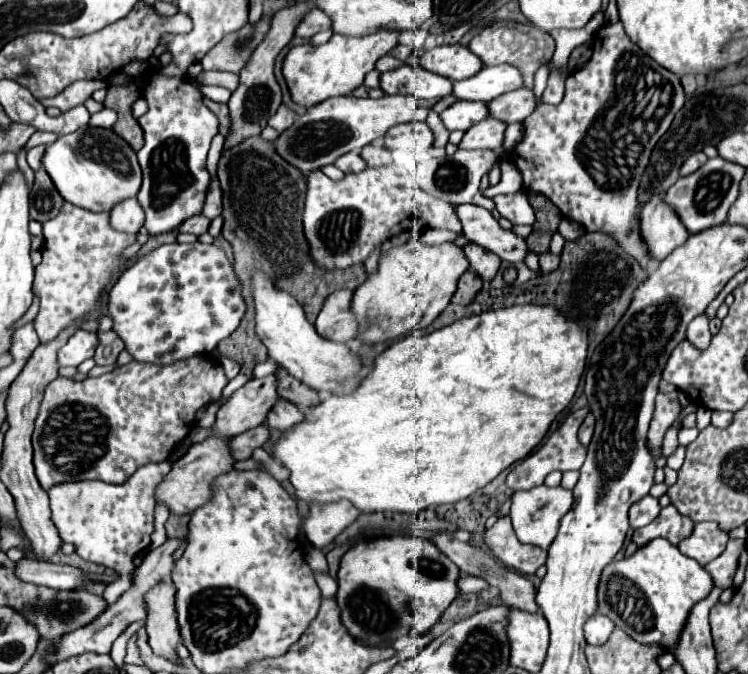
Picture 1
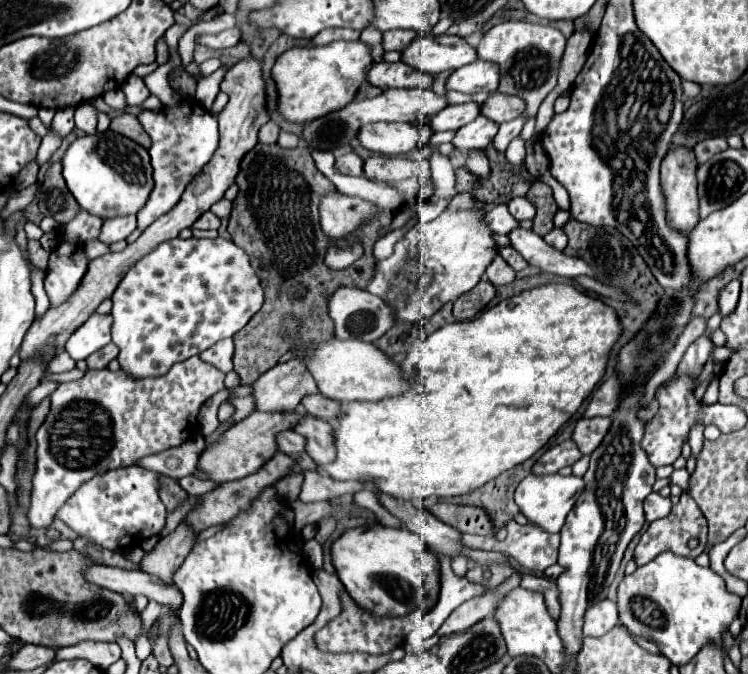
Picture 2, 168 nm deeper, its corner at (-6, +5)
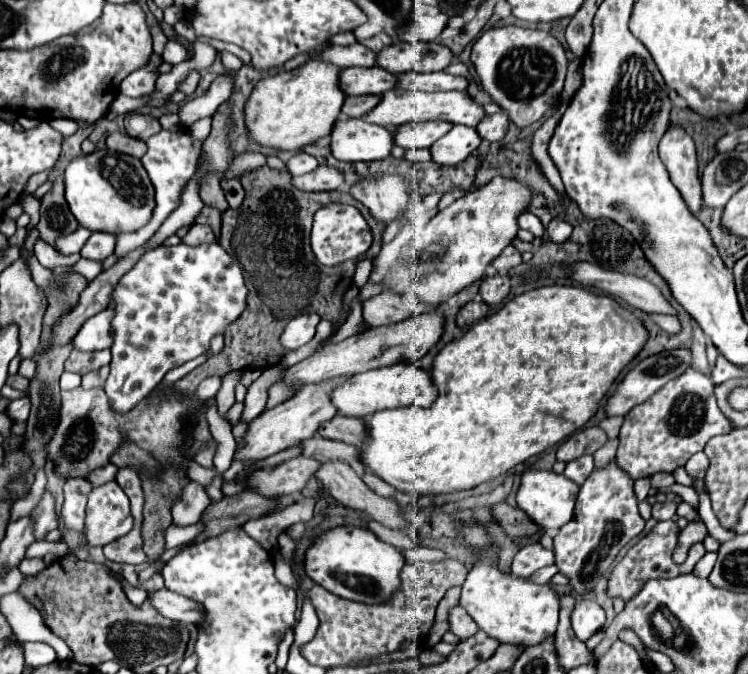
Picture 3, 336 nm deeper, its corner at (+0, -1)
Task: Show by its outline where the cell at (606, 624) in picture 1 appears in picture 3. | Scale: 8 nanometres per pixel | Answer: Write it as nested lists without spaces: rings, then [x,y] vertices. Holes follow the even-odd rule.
[[[577,600],[573,614],[571,614],[571,626],[579,640],[591,638],[601,626],[605,624],[605,612],[603,608],[593,600]]]

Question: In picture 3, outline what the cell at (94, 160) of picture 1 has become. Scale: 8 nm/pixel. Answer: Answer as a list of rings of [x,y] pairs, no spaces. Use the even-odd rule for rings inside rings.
[[[95,150],[89,156],[79,156],[67,166],[65,196],[77,222],[91,232],[109,232],[109,234],[135,232],[151,220],[153,208],[155,208],[155,190],[153,190],[153,184],[149,182],[149,176],[145,174],[145,168],[141,166],[141,160],[127,154],[109,152],[109,150]]]

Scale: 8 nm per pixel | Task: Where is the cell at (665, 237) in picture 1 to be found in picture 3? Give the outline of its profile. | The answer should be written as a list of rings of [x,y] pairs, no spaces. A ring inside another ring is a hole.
[[[669,122],[659,142],[659,156],[667,166],[671,182],[677,186],[687,206],[693,212],[699,212],[703,202],[701,202],[701,182],[697,176],[695,142],[683,130],[683,126]]]

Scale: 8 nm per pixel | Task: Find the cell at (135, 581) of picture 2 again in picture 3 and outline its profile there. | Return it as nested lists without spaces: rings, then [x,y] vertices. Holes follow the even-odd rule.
[[[157,590],[149,594],[153,606],[171,620],[177,620],[181,624],[201,624],[205,620],[205,610],[199,602],[185,598],[181,594],[169,592],[169,590]]]

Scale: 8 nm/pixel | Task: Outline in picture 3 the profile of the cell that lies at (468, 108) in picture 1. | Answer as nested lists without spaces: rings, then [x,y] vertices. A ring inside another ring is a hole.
[[[409,122],[399,126],[393,134],[393,142],[405,150],[409,148],[429,148],[435,140],[445,136],[453,124],[449,122]]]

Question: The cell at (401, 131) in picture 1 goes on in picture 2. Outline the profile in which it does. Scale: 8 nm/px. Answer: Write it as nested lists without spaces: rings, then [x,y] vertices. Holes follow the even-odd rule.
[[[367,124],[359,132],[359,140],[377,154],[397,156],[429,144],[433,134],[435,130],[429,124]]]

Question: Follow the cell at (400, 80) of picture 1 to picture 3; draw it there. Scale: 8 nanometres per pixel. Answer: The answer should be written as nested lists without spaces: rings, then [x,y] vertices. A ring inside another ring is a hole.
[[[377,66],[339,70],[339,88],[347,96],[359,96],[359,94],[381,96],[387,90],[393,90],[395,84],[397,84],[397,78],[391,72],[381,70]]]

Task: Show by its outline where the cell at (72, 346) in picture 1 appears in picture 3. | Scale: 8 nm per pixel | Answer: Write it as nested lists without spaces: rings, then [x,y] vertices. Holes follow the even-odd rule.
[[[107,308],[107,310],[101,310],[99,314],[95,314],[93,318],[89,318],[81,326],[77,336],[73,338],[75,348],[85,350],[85,352],[111,348],[111,344],[113,344],[113,328],[111,328],[113,316],[115,316],[115,310]]]

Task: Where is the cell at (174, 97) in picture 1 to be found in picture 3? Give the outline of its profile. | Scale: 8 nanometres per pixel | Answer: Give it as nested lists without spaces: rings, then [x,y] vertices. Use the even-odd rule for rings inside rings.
[[[161,130],[159,134],[151,136],[147,140],[147,154],[141,158],[153,186],[155,186],[155,210],[153,210],[153,218],[147,226],[143,226],[141,230],[135,230],[135,232],[129,232],[129,234],[119,234],[117,236],[117,244],[115,244],[115,256],[121,258],[125,256],[129,250],[135,250],[137,246],[141,246],[145,240],[149,240],[157,228],[165,222],[165,218],[179,206],[179,200],[181,200],[181,194],[183,194],[183,188],[187,186],[189,178],[195,174],[197,170],[197,158],[199,158],[199,152],[201,152],[201,142],[195,142],[187,130],[179,130],[179,132],[167,132],[167,130]]]

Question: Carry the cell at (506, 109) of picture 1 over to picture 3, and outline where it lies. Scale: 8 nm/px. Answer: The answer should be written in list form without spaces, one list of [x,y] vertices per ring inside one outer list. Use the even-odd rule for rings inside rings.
[[[501,112],[501,114],[493,114],[493,116],[487,116],[485,120],[481,120],[481,126],[477,126],[477,134],[483,140],[499,142],[505,138],[507,128],[509,128],[509,118],[505,112]]]

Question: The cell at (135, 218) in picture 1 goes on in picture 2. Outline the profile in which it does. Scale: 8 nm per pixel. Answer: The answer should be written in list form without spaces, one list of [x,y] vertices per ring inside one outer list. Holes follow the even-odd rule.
[[[135,216],[107,218],[103,222],[103,236],[99,236],[99,240],[105,242],[105,244],[113,244],[113,242],[125,240],[135,228],[137,228],[137,218]]]

